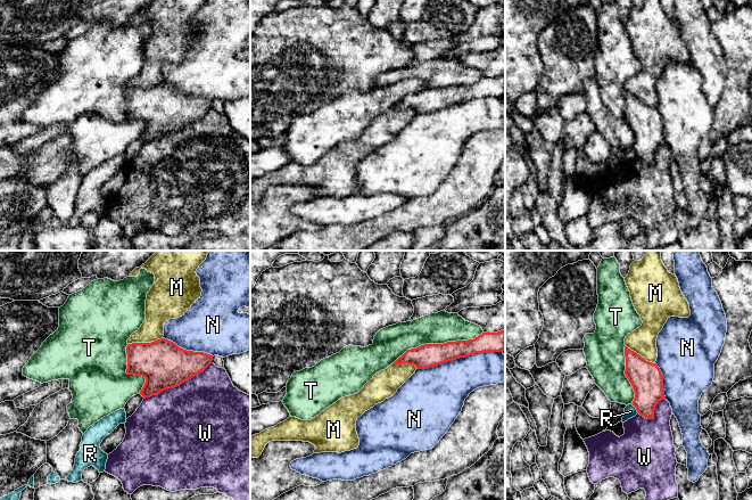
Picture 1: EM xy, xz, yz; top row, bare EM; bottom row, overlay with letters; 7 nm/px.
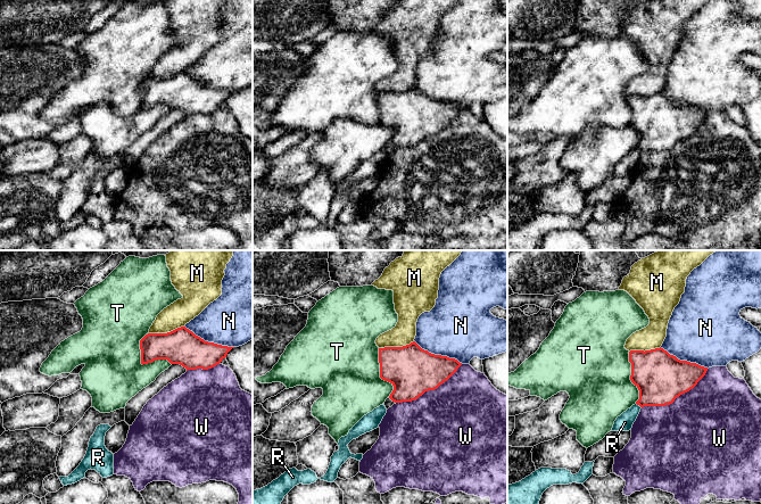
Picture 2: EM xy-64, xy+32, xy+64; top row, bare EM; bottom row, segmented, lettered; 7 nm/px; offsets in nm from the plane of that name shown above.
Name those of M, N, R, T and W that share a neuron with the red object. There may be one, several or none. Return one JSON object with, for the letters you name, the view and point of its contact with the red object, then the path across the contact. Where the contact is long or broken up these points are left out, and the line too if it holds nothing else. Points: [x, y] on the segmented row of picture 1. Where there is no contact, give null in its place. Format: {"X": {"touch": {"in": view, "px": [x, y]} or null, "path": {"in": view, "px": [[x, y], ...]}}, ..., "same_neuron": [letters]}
{"M": {"touch": {"in": "xy", "px": [145, 343]}}, "same_neuron": ["M"]}

